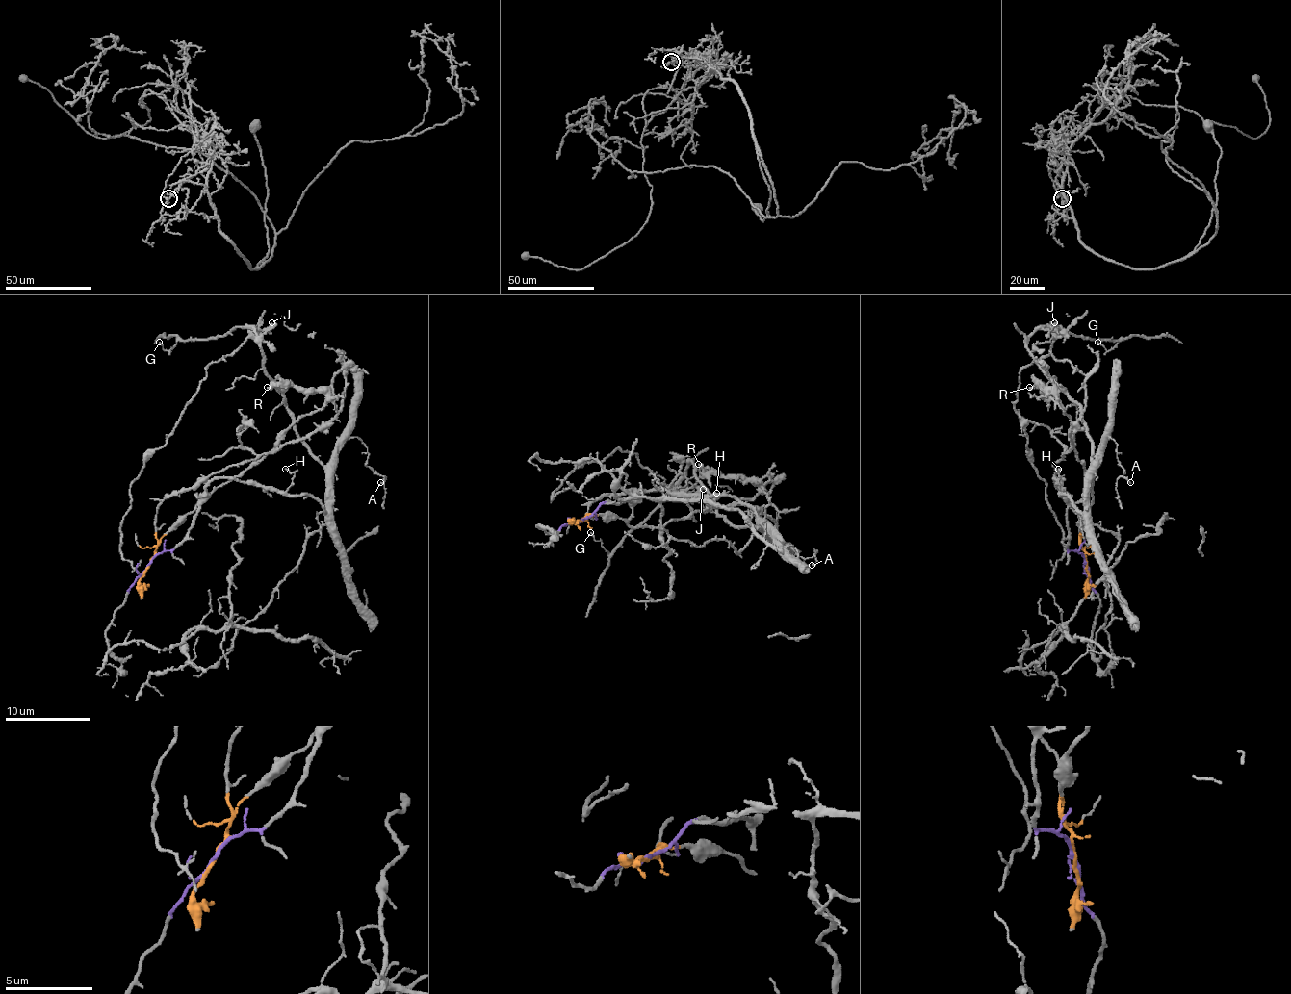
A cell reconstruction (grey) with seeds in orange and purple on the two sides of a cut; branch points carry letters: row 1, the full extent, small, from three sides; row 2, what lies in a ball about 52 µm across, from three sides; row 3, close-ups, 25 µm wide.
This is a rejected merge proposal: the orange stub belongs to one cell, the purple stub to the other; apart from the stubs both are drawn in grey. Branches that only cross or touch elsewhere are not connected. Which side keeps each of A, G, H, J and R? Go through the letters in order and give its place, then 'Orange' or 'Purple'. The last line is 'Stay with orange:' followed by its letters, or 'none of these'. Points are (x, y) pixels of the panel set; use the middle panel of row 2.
A: Place: (812, 565). Purple
G: Place: (590, 532). Purple
H: Place: (716, 493). Purple
J: Place: (703, 489). Purple
R: Place: (698, 464). Orange
Stay with orange: R

